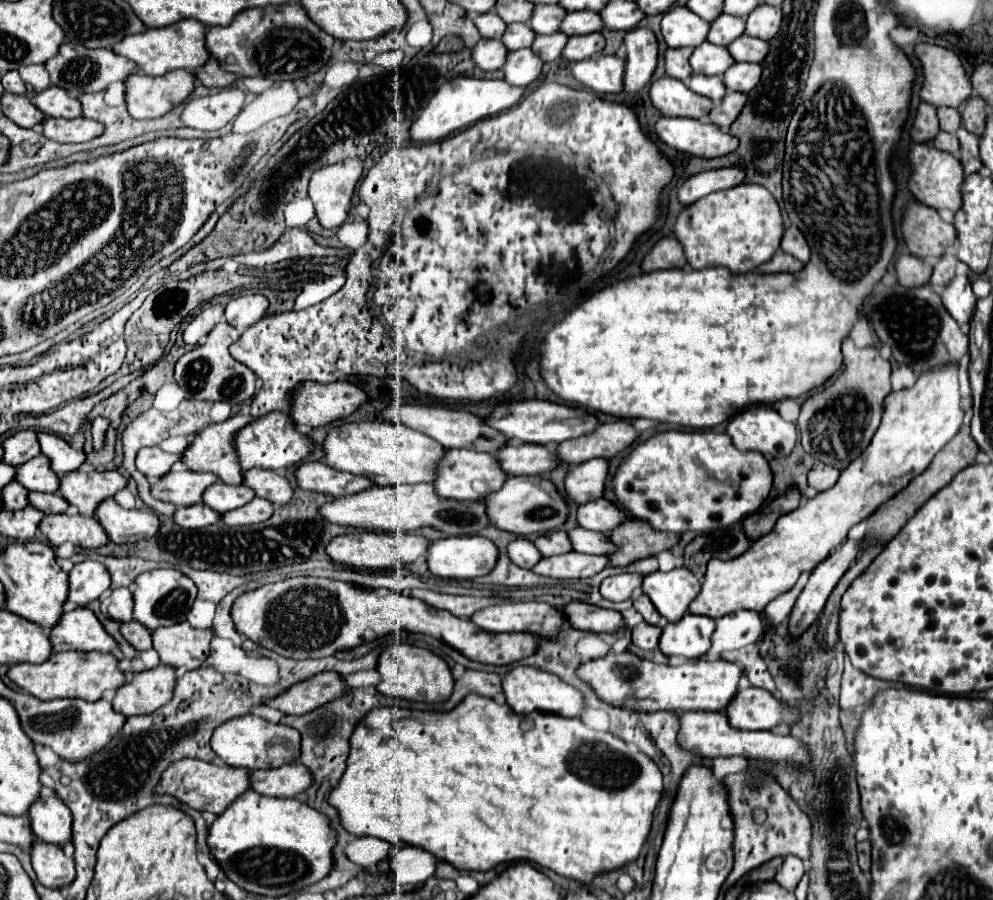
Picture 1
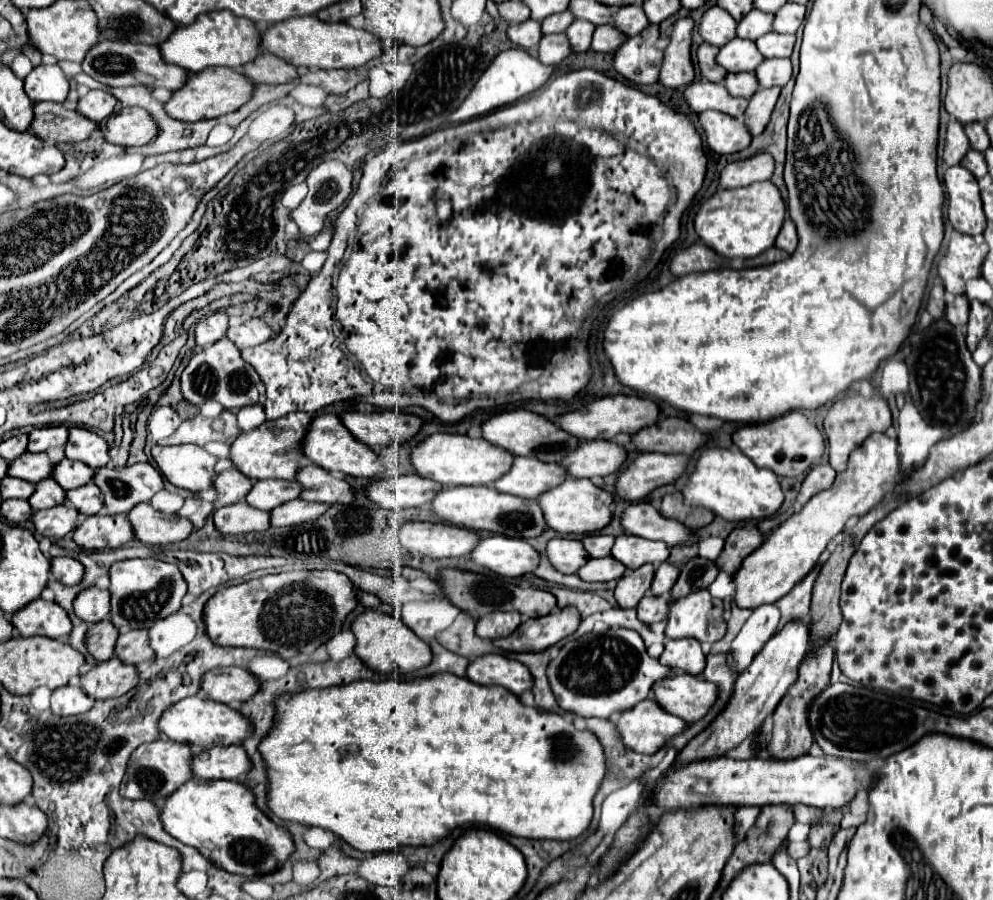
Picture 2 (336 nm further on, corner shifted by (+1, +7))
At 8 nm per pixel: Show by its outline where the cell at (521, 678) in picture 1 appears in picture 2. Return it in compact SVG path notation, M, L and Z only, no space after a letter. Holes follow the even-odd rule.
M497 653L481 655L471 661L467 667L467 677L479 685L501 685L515 695L533 687L533 677L523 663Z

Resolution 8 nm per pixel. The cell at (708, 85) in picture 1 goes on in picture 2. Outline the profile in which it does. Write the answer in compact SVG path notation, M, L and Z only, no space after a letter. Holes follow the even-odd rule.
M753 71L751 73L727 73L723 85L727 87L731 95L745 97L745 99L751 99L755 91L759 89L759 81Z

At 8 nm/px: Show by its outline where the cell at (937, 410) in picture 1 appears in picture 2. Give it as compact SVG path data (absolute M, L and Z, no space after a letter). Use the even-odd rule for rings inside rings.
M873 433L859 449L851 453L847 471L837 475L831 489L811 497L799 513L791 515L785 523L771 531L767 541L743 561L741 569L735 573L735 603L745 609L757 609L759 605L775 603L787 595L813 569L829 541L843 531L847 519L869 513L901 477L903 473L899 469L897 439L885 433Z

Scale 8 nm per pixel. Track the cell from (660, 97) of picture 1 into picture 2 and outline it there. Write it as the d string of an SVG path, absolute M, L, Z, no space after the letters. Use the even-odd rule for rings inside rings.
M709 81L691 83L685 89L685 99L687 99L689 107L697 113L715 109L715 111L727 113L735 119L743 119L743 113L747 109L747 99L731 97L721 83L709 83Z

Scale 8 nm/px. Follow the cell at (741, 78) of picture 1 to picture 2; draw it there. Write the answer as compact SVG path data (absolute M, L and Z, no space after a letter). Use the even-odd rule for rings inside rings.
M765 59L757 69L757 79L761 87L783 87L791 79L791 61L789 59Z

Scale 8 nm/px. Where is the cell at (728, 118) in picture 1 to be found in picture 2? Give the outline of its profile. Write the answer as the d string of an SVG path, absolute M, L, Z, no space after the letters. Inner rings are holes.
M771 87L771 89L759 89L751 99L749 107L745 111L747 127L753 137L763 133L763 127L767 127L767 121L773 113L773 107L777 103L777 97L781 93L781 87Z

